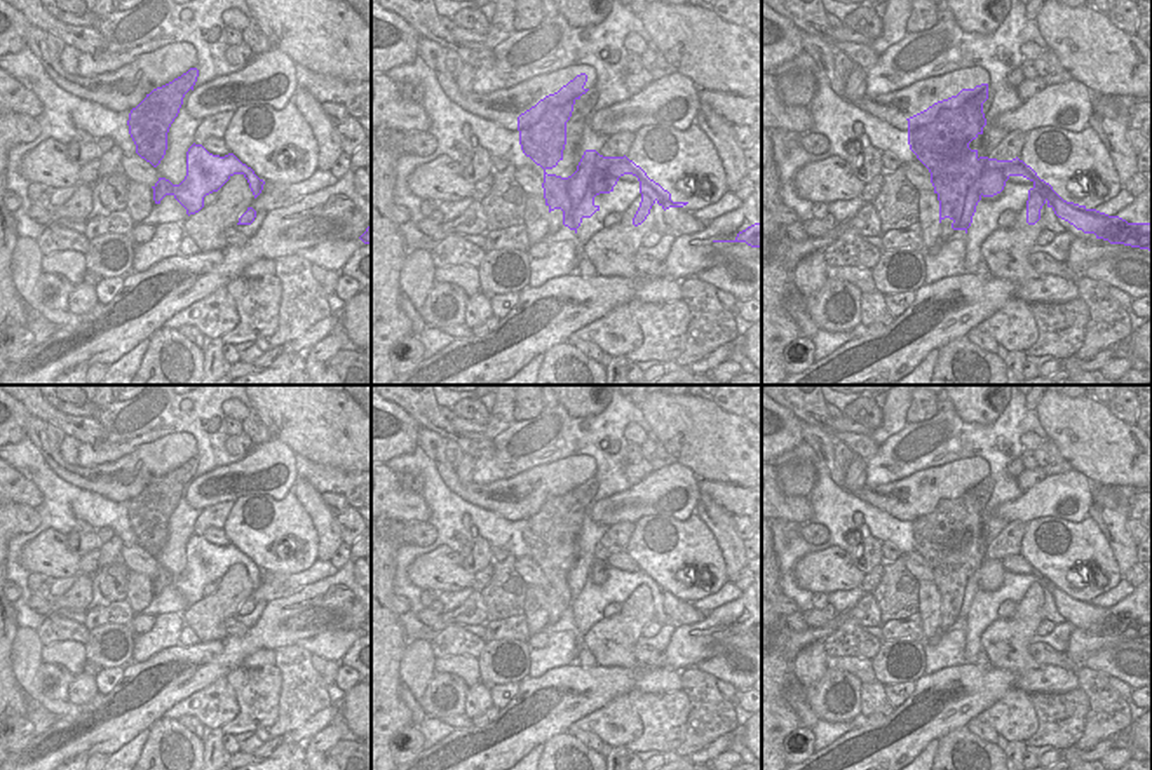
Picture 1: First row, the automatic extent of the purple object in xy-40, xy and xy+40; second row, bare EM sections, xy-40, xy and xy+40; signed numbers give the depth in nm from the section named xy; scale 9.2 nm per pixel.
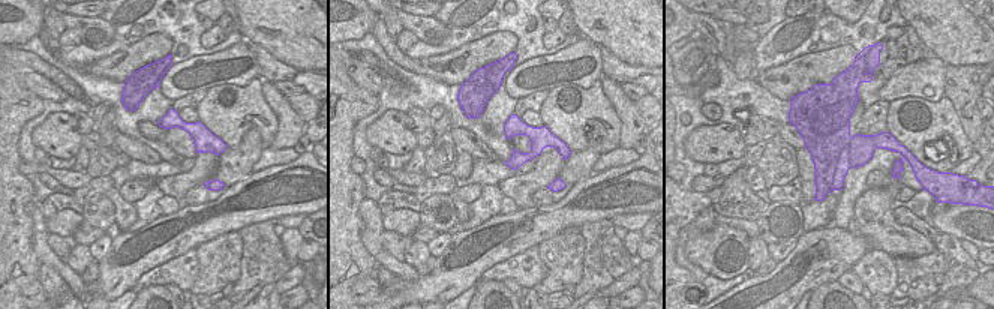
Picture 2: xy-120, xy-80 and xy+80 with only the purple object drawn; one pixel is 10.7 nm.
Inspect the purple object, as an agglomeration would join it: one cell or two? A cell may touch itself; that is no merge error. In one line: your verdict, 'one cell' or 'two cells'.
two cells

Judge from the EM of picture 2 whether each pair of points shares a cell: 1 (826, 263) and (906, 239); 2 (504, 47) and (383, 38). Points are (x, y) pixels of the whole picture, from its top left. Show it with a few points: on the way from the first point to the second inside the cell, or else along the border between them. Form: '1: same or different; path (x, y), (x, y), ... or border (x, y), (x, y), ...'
1: different; border (856, 233), (865, 240), (868, 248)
2: same; path (474, 57), (455, 74), (443, 74), (411, 65)

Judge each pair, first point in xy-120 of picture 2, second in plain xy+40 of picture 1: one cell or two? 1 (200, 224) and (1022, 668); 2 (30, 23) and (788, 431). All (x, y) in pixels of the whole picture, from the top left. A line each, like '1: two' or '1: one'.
1: two
2: one

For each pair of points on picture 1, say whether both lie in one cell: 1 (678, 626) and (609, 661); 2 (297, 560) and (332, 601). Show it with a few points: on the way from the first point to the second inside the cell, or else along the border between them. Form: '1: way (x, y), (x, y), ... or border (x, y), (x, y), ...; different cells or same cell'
1: way (661, 631), (631, 641), (626, 647); same cell
2: border (340, 570), (288, 593); different cells

